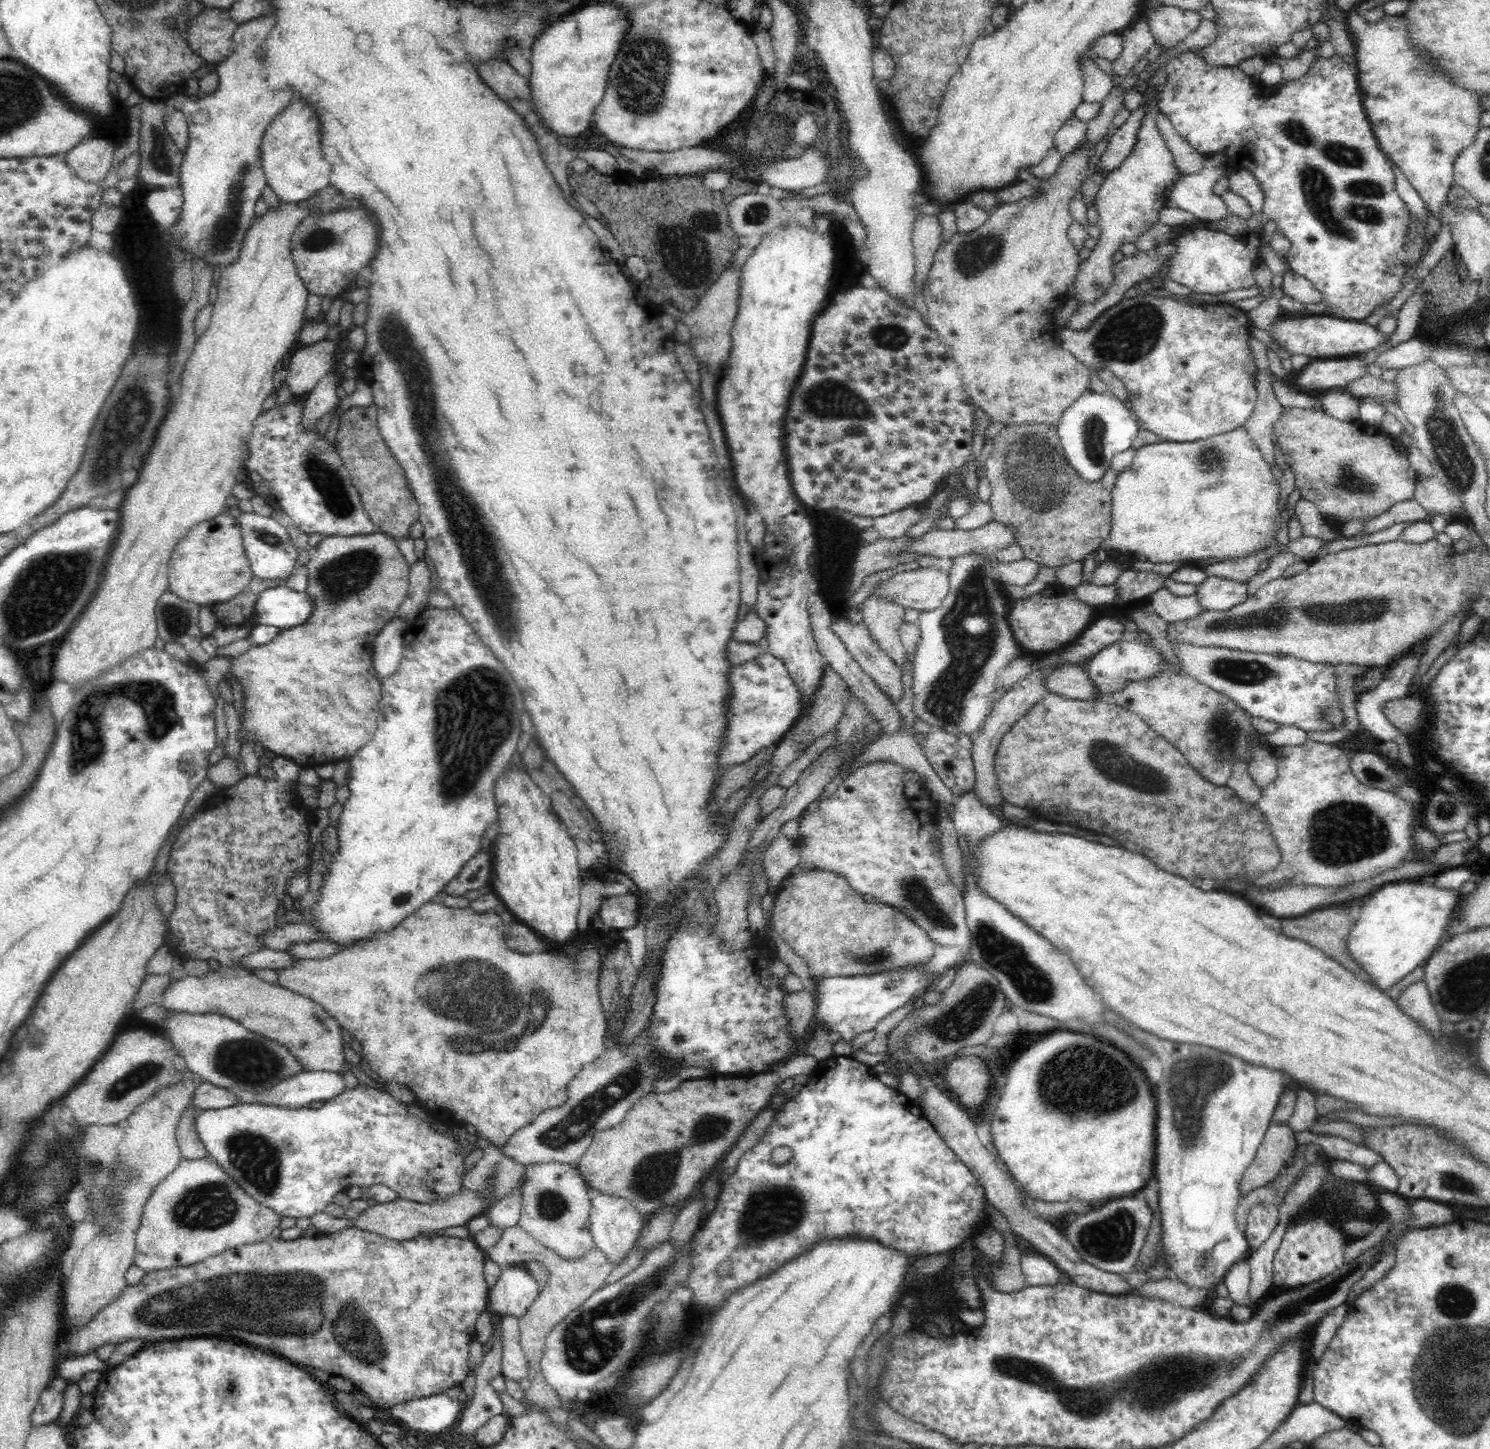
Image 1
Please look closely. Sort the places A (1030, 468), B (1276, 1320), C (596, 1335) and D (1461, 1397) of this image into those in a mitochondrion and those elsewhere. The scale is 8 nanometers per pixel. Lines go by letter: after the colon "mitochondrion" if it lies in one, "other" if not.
A: mitochondrion
B: mitochondrion
C: mitochondrion
D: mitochondrion

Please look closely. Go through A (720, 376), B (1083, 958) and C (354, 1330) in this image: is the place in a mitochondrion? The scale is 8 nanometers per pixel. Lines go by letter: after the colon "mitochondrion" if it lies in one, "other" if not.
A: other
B: other
C: mitochondrion

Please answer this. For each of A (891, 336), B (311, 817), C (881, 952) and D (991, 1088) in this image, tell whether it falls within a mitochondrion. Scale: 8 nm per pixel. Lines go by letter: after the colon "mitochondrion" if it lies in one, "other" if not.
A: mitochondrion
B: other
C: mitochondrion
D: other

